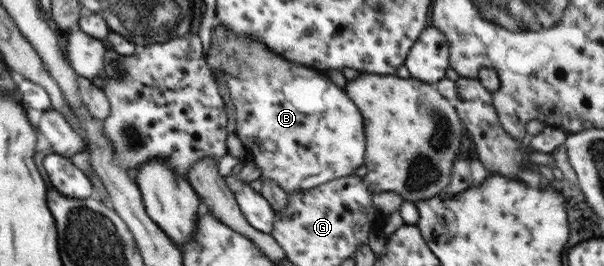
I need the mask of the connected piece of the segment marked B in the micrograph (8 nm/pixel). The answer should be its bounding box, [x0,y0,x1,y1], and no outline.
[205,20,366,192]

